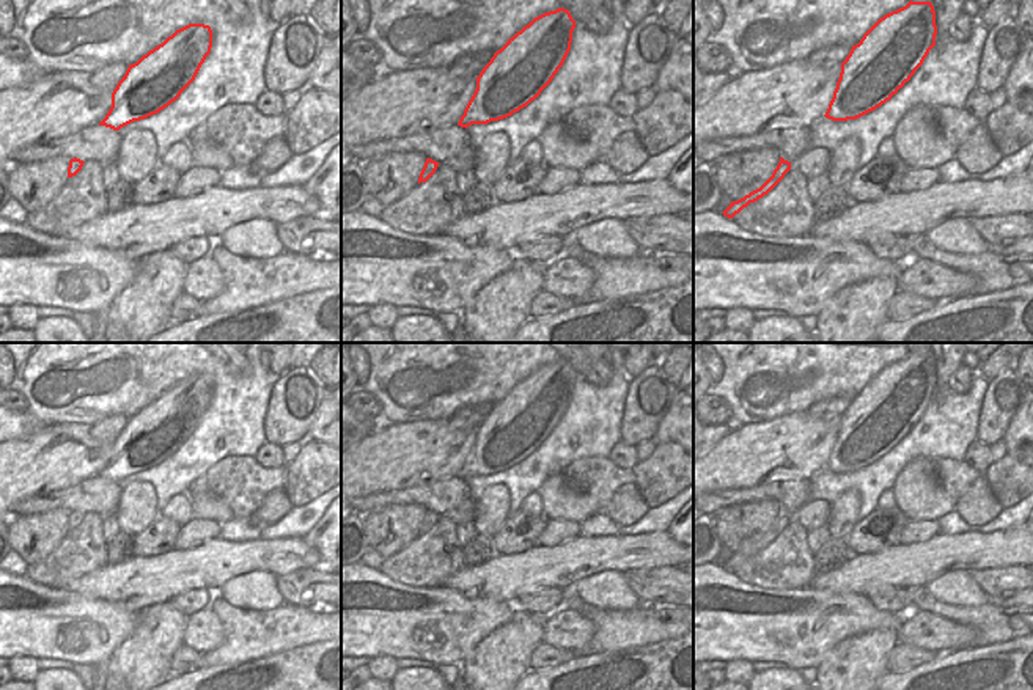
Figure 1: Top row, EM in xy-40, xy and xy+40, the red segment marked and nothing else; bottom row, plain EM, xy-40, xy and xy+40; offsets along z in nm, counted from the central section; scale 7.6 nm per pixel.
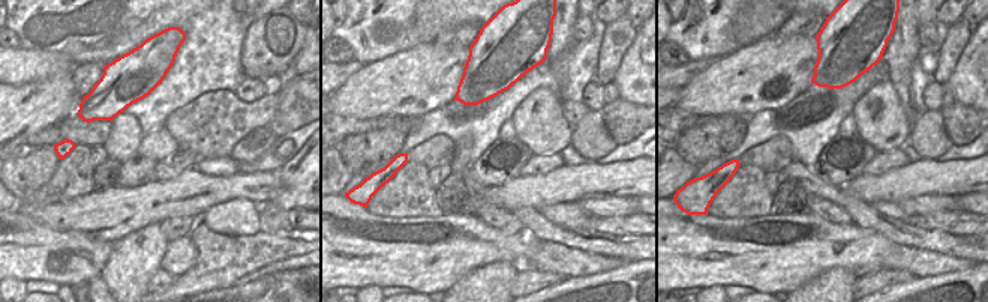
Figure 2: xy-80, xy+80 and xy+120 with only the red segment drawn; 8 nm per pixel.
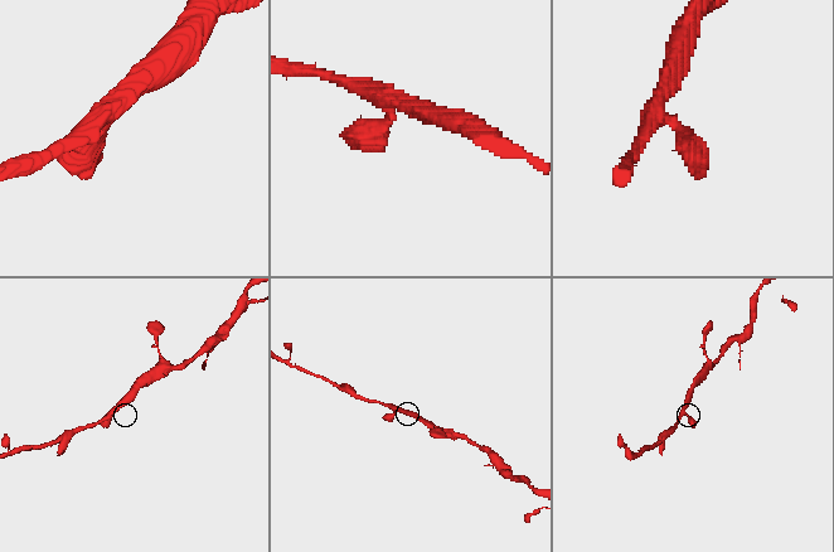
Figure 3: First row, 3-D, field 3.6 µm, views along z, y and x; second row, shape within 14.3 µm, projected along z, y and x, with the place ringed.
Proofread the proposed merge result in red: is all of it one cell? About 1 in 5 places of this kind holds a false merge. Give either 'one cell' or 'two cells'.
one cell

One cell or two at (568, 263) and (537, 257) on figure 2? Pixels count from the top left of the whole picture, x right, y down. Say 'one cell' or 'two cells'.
one cell

